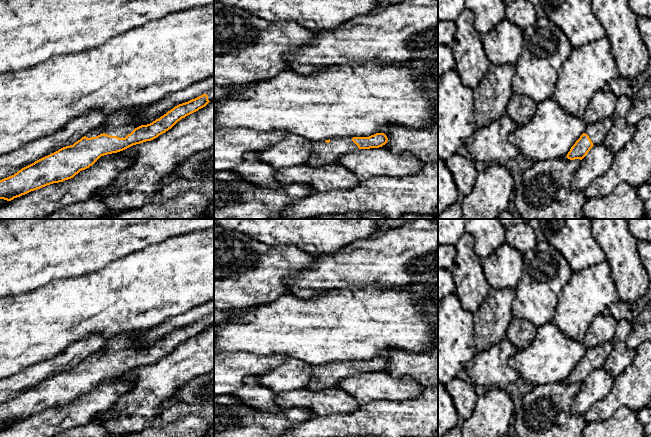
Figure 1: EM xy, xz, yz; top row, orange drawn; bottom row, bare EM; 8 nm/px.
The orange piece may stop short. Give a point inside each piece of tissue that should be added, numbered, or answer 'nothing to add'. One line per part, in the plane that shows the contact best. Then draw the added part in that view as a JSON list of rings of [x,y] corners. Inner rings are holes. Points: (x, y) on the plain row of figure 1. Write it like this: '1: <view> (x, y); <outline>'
1: xy (121, 347); [[[142,330],[121,333],[107,339],[104,344],[103,352],[96,352],[88,356],[85,360],[91,362],[105,357],[111,360],[125,362],[135,352],[141,350],[141,347],[138,345],[138,337],[141,331]]]

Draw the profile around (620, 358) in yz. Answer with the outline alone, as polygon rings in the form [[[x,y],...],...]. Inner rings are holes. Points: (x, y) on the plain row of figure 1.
[[[626,319],[617,321],[616,334],[611,341],[612,350],[603,366],[613,378],[622,374],[634,360],[635,351],[626,344],[631,328],[632,324]]]

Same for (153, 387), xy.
[[[214,324],[205,331],[182,342],[171,353],[157,362],[133,369],[124,374],[130,390],[121,395],[111,408],[109,416],[100,421],[109,437],[120,437],[142,432],[159,423],[163,409],[170,405],[176,393],[188,381],[208,374],[214,369]]]

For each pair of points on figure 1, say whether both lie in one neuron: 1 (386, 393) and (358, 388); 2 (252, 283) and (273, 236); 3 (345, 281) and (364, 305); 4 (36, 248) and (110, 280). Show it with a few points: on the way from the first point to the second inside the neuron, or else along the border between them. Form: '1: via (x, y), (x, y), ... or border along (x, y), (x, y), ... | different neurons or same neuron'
1: via (379, 388), (365, 388) | same neuron
2: border along (247, 235), (273, 246), (292, 247) | different neurons
3: border along (376, 289), (344, 288), (329, 291) | different neurons
4: border along (113, 261), (98, 270), (69, 278) | different neurons

